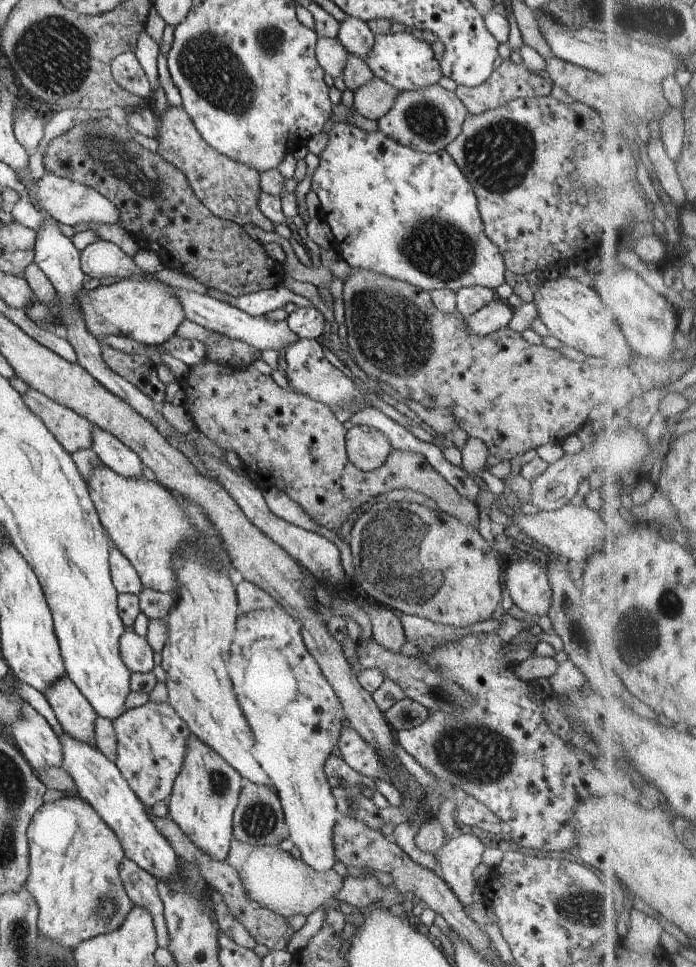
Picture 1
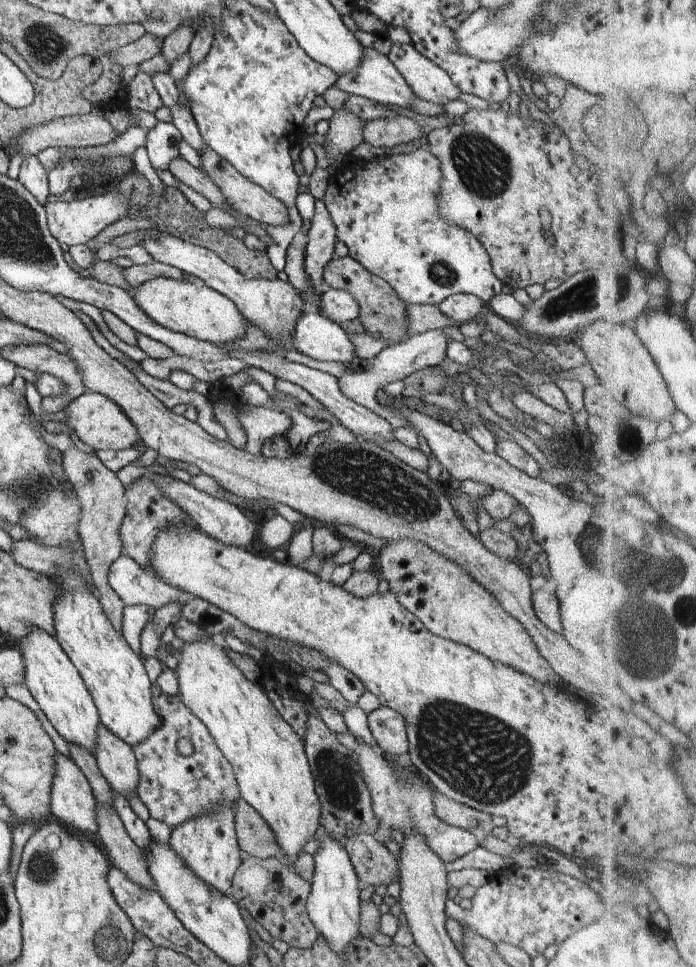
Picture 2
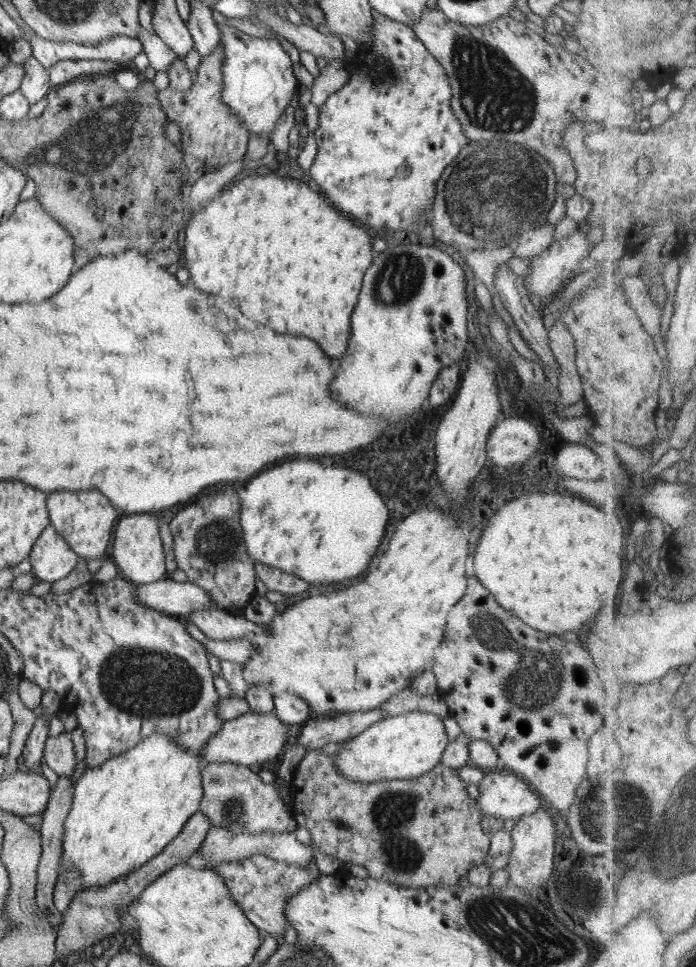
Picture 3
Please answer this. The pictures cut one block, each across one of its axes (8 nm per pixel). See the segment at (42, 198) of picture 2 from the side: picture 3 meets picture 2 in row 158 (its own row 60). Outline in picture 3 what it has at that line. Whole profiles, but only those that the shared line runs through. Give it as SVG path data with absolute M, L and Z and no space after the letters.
M33 55L23 62L23 66L25 66L25 76L19 89L32 105L46 97L52 84L48 69L43 67Z

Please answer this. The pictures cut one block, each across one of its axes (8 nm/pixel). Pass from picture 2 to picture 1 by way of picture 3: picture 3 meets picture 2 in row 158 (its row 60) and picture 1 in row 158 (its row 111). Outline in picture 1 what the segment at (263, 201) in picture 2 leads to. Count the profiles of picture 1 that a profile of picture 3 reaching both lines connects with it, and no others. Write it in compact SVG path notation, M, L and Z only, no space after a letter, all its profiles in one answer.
M171 106L156 112L158 120L158 153L164 160L184 173L196 198L214 216L234 221L240 226L254 225L262 230L274 231L273 222L260 210L258 198L261 190L261 173L247 164L228 158L214 150L200 136L183 106Z

